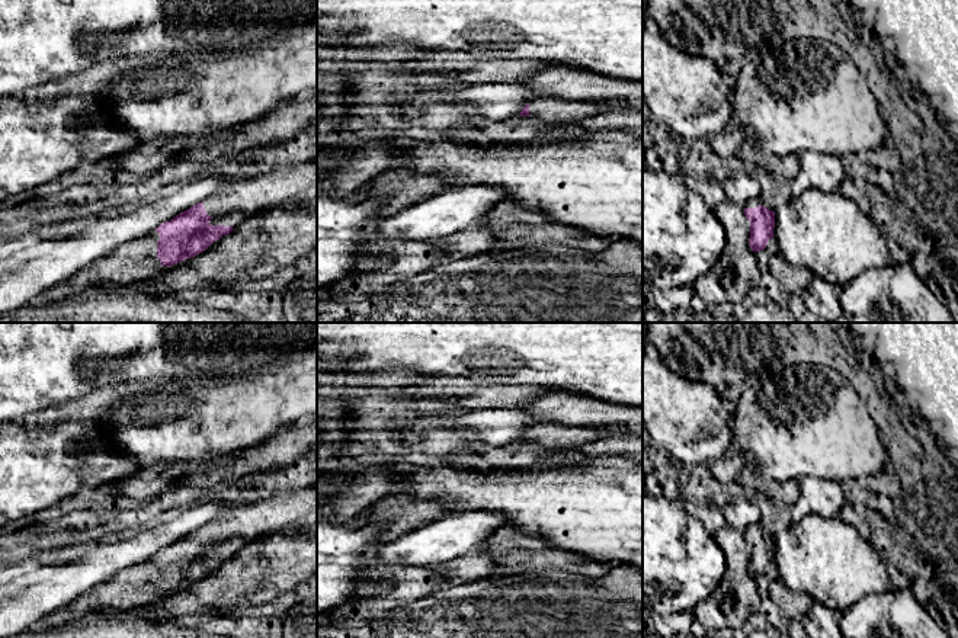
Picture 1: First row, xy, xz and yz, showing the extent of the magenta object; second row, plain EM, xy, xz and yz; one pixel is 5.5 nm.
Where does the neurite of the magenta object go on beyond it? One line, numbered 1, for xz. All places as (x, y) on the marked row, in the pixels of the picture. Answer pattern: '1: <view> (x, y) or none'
1: xz (550, 109)

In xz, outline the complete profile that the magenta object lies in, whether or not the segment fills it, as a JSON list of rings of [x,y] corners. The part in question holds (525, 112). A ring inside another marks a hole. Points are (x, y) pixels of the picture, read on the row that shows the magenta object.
[[[538,97],[525,105],[520,116],[534,116],[536,119],[554,124],[579,124],[590,116],[625,109],[629,108],[627,105],[587,103],[557,97]]]

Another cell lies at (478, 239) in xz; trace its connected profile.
[[[472,225],[468,230],[440,238],[436,243],[445,260],[468,259],[494,250],[500,230],[486,225]]]

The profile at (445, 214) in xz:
[[[491,185],[448,189],[382,218],[377,233],[387,241],[438,241],[468,230],[506,196],[503,187]]]

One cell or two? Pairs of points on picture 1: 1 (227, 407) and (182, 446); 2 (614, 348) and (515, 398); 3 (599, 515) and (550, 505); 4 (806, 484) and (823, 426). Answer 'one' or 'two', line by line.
1: one
2: two
3: one
4: two

